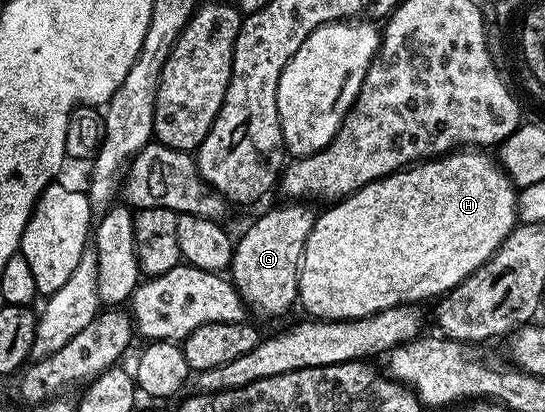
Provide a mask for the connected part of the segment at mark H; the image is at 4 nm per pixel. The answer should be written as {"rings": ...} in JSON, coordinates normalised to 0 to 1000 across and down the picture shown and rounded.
{"rings":[[[855,357],[818,371],[815,381],[767,391],[763,400],[754,400],[747,410],[730,410],[716,430],[697,430],[692,439],[673,444],[659,464],[640,471],[639,478],[624,481],[598,505],[604,507],[598,517],[583,515],[571,551],[571,570],[563,570],[563,590],[552,621],[552,650],[545,655],[549,740],[567,757],[561,762],[569,772],[593,779],[642,779],[653,769],[672,769],[692,760],[710,745],[774,735],[772,731],[783,728],[785,721],[807,723],[826,701],[833,701],[844,682],[864,670],[873,653],[886,648],[886,638],[894,638],[908,619],[908,609],[927,587],[930,570],[952,536],[949,522],[950,461],[936,439],[934,422],[906,383],[903,391],[890,371],[895,369],[875,357]]]}

